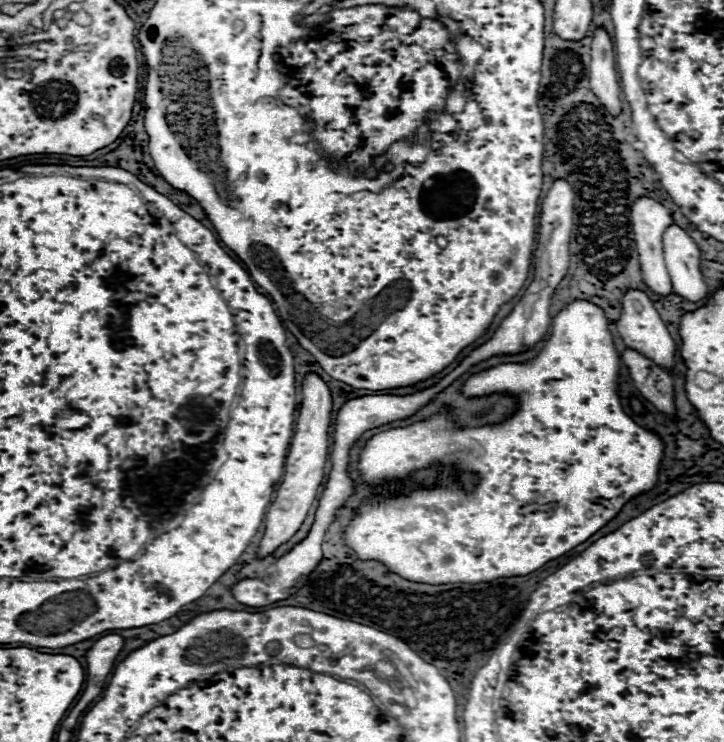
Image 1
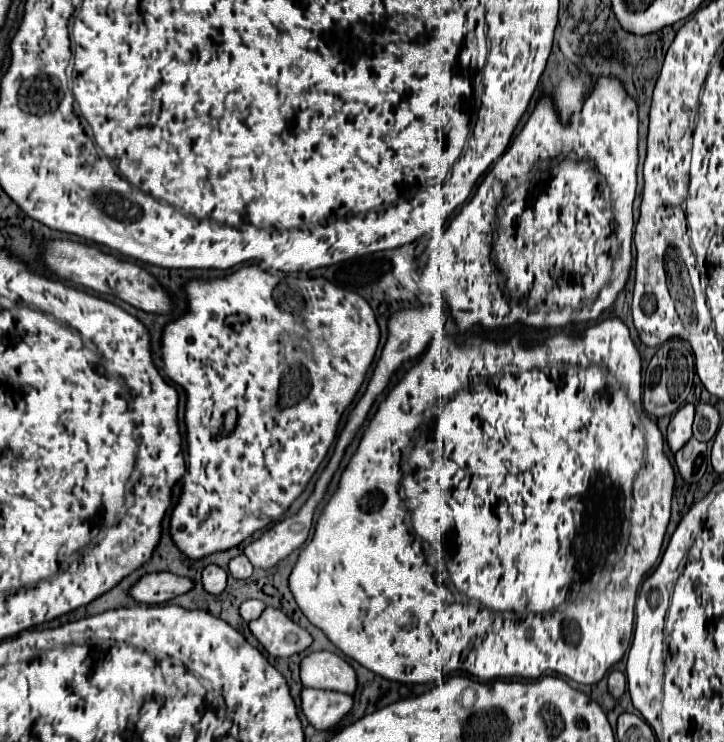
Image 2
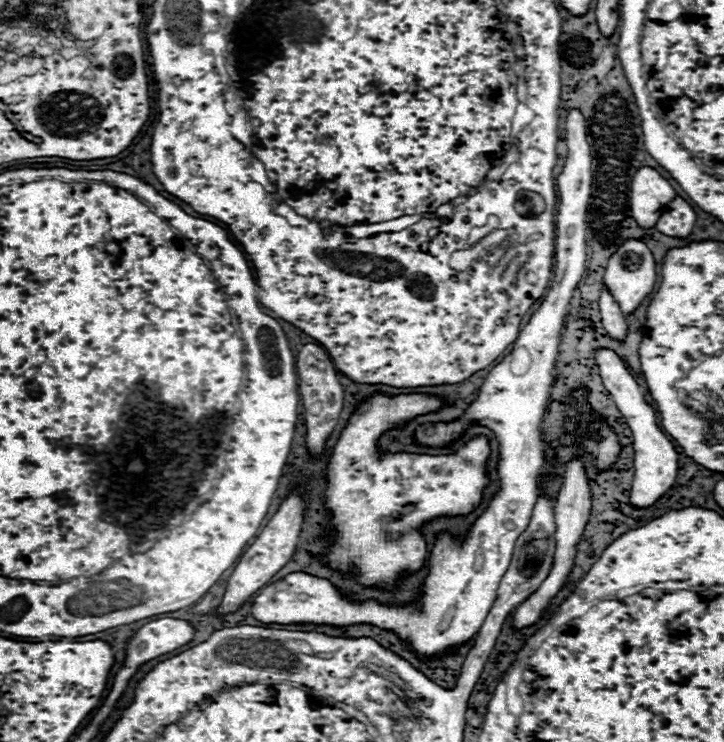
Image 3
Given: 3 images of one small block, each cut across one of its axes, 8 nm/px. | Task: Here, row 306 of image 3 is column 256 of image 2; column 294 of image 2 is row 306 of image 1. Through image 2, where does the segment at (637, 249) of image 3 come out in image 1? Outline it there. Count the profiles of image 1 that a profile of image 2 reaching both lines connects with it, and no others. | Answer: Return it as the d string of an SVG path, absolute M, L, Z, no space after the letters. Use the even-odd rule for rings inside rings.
M630 290L624 298L622 298L622 316L616 322L618 334L622 336L624 344L636 352L640 352L642 356L654 360L658 366L672 370L674 368L674 356L676 356L676 342L670 336L668 328L664 326L664 322L660 320L654 304L650 302L650 298L640 292L640 290Z

